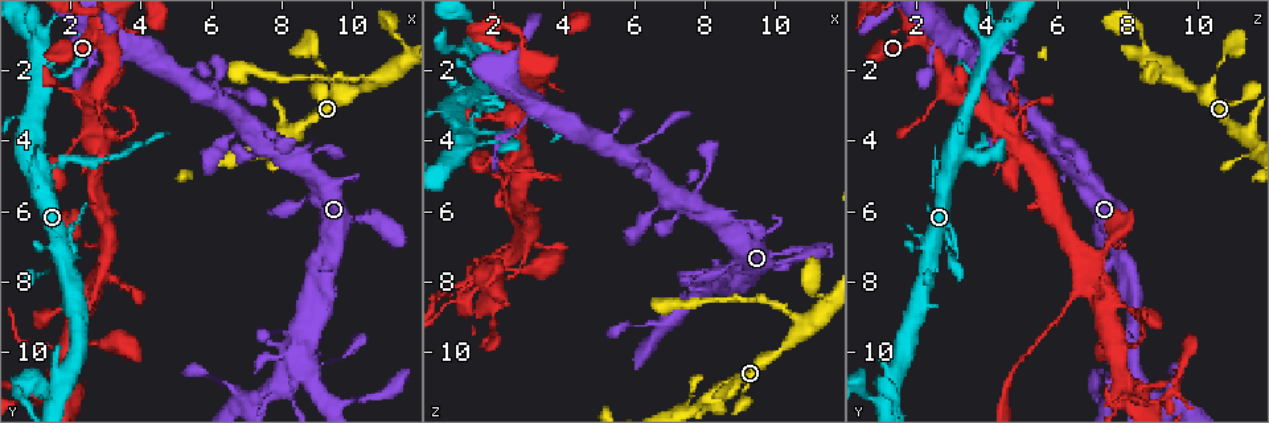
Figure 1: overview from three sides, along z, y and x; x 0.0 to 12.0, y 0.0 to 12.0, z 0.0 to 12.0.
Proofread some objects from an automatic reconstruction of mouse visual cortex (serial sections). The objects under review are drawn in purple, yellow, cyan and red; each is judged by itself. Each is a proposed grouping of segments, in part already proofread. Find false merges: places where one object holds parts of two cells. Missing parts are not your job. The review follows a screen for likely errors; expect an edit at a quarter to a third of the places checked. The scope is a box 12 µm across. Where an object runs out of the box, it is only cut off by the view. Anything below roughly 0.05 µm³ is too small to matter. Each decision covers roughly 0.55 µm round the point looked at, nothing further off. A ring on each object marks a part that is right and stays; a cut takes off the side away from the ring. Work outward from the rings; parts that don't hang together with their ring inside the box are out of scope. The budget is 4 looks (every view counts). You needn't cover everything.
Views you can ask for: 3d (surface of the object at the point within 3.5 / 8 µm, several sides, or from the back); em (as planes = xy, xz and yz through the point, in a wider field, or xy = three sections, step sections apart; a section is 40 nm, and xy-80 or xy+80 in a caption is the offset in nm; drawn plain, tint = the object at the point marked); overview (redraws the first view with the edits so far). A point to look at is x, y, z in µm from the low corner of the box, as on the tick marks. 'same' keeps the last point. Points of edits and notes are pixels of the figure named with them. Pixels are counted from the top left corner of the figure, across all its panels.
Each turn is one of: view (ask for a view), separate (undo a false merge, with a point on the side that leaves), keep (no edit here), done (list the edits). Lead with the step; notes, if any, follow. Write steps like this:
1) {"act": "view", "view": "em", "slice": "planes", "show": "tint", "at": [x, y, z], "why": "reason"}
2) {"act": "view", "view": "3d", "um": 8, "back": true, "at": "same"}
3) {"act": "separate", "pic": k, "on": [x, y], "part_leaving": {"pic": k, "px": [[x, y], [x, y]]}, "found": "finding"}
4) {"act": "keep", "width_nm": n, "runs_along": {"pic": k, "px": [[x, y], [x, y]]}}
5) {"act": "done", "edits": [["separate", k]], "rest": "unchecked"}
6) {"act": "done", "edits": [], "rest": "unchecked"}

{"act": "view", "view": "3d", "um": 3.5, "at": [3.2, 4.0, 5.0], "why": "sudden change in width"}

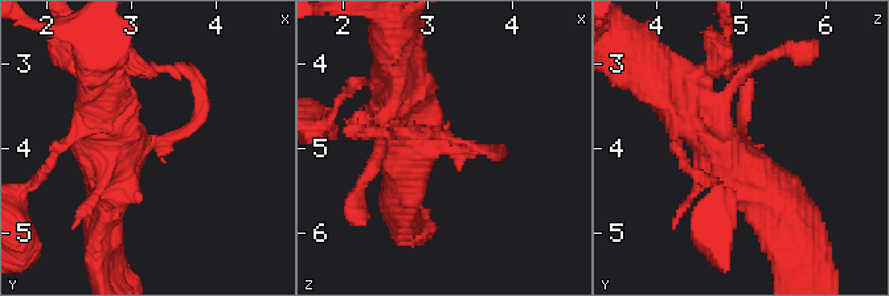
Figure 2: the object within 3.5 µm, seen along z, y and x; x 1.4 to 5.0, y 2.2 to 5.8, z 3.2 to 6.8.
{"act": "keep", "arm_widths_nm": [150, 500, 600], "found": "all the same cell"}

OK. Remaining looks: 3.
{"act": "view", "view": "3d", "um": 8, "at": [2.9, 7.6, 6.9], "why": "three-way junction"}

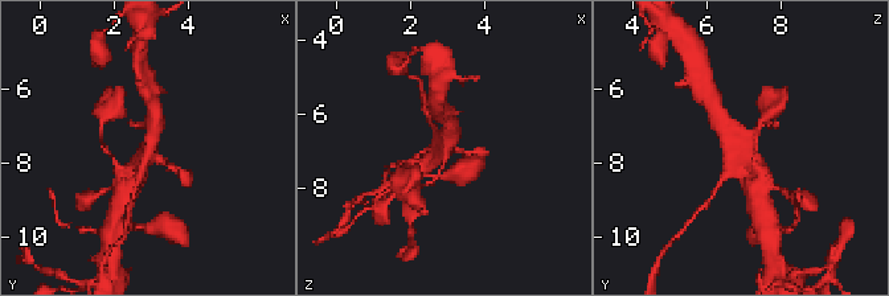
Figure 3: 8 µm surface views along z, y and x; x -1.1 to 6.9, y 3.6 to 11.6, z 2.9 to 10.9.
{"act": "view", "view": "em", "slice": "xy", "step": 2, "show": "tint", "at": [2.9, 7.6, 6.9], "why": "now the EM"}

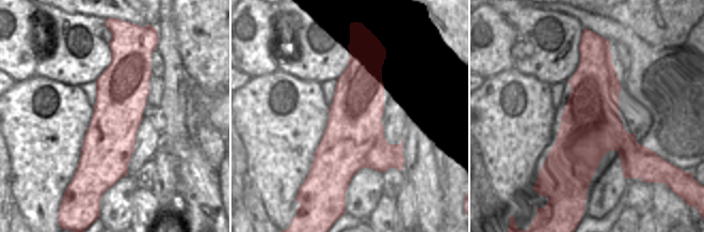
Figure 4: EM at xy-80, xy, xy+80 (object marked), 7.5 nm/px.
{"act": "keep", "runs_along": {"pic": 3, "px": [[720, 118], [760, 179]]}, "found": "all the same cell"}

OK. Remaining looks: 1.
{"act": "done", "edits": [], "rest": "unchecked"}

